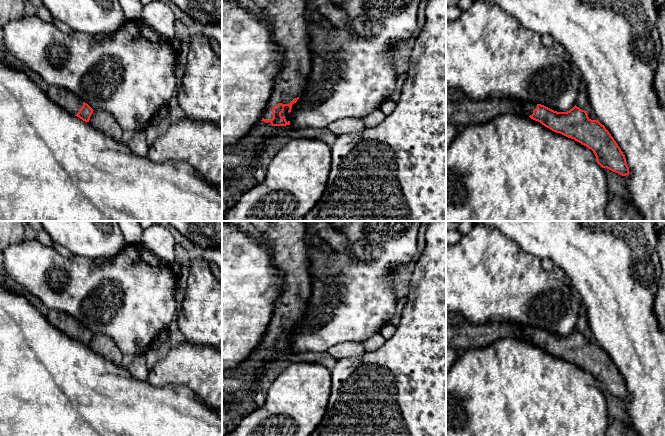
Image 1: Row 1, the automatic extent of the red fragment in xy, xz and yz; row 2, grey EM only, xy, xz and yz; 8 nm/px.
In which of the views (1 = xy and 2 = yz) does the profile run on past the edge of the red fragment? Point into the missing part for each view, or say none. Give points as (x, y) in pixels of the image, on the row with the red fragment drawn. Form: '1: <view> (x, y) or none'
1: xy (62, 97)
2: yz (528, 107)

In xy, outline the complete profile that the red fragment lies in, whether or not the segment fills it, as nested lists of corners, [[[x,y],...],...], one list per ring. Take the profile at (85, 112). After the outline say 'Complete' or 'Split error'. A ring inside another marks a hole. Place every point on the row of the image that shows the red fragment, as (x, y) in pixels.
[[[51,85],[46,91],[46,94],[52,102],[68,113],[79,117],[85,122],[89,122],[94,110],[71,91]]]. Split error

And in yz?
[[[506,99],[519,104],[527,117],[591,149],[602,168],[622,176],[629,174],[629,167],[620,147],[604,125],[588,117],[587,111],[575,105],[567,112],[557,112],[541,104]]]. Split error

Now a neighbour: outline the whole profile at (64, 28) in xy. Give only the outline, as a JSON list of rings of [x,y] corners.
[[[54,19],[53,24],[63,33],[72,33],[73,30],[66,24],[62,23],[61,21]]]

